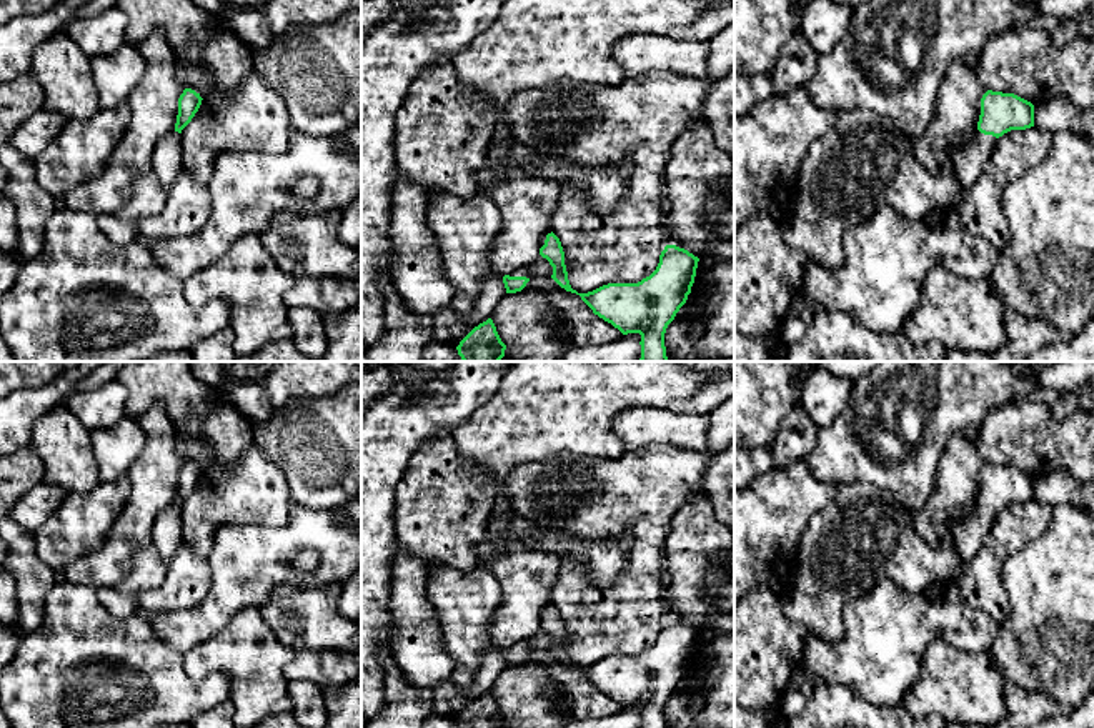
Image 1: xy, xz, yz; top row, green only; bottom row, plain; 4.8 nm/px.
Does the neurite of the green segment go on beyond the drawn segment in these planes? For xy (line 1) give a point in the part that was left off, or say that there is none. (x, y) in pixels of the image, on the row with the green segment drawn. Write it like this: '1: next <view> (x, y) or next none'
1: next xy (167, 159)

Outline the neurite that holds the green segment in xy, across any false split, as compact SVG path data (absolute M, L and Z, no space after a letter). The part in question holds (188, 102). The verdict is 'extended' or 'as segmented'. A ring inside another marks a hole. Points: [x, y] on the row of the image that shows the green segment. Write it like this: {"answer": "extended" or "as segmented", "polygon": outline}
{"answer": "extended", "polygon": "M185 88L178 98L178 115L175 130L160 138L152 155L153 172L165 190L172 187L183 172L182 130L191 122L201 105L201 97L191 88Z"}

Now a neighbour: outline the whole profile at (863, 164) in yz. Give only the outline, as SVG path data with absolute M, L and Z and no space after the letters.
M841 110L836 123L804 153L791 213L781 223L786 243L813 260L816 268L843 265L843 233L868 220L878 208L889 207L904 218L921 220L956 208L962 198L956 172L956 153L974 140L964 132L949 145L949 162L939 172L926 170L914 157L912 140L889 118L866 110Z

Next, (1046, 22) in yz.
M1036 13L1027 22L1014 23L1012 28L1034 27L1034 28L1054 30L1061 22L1062 18Z

